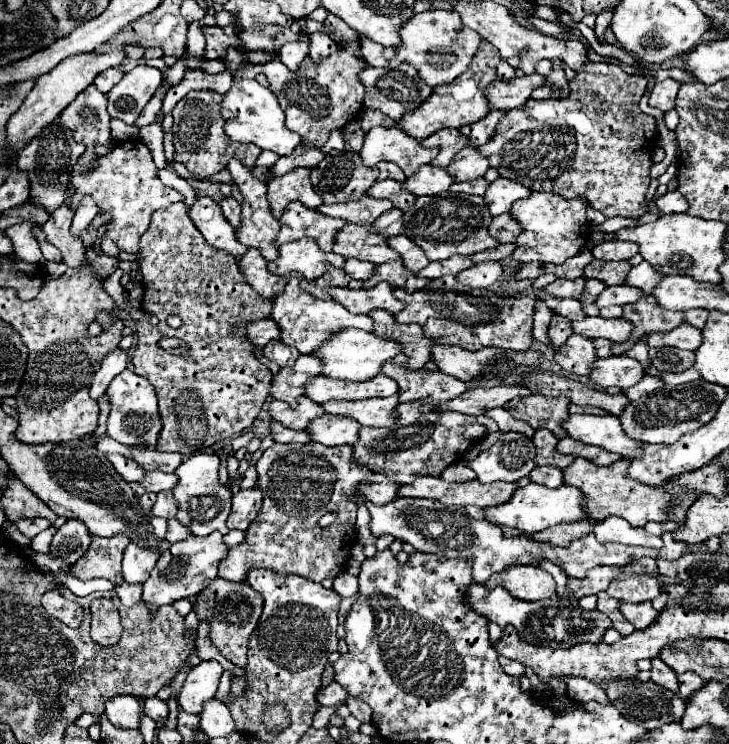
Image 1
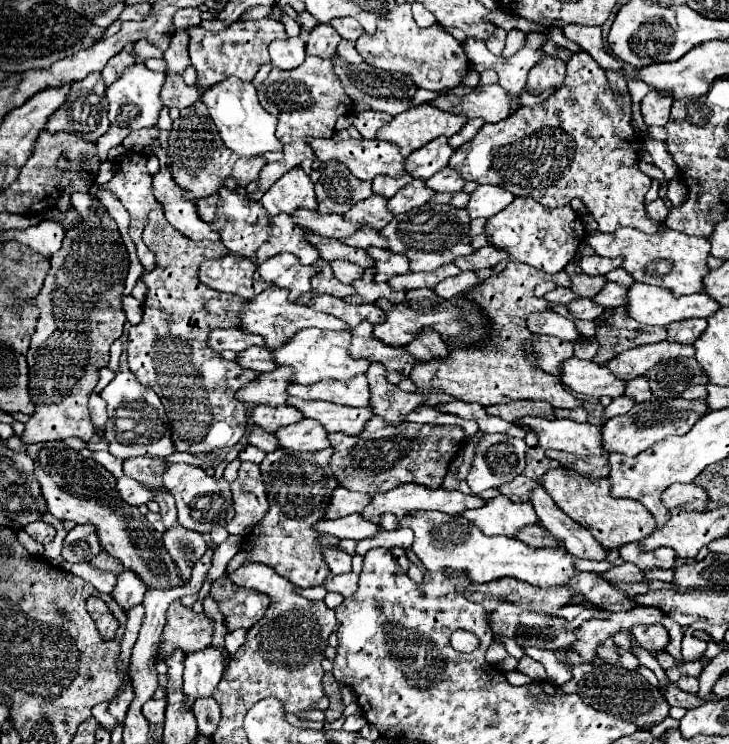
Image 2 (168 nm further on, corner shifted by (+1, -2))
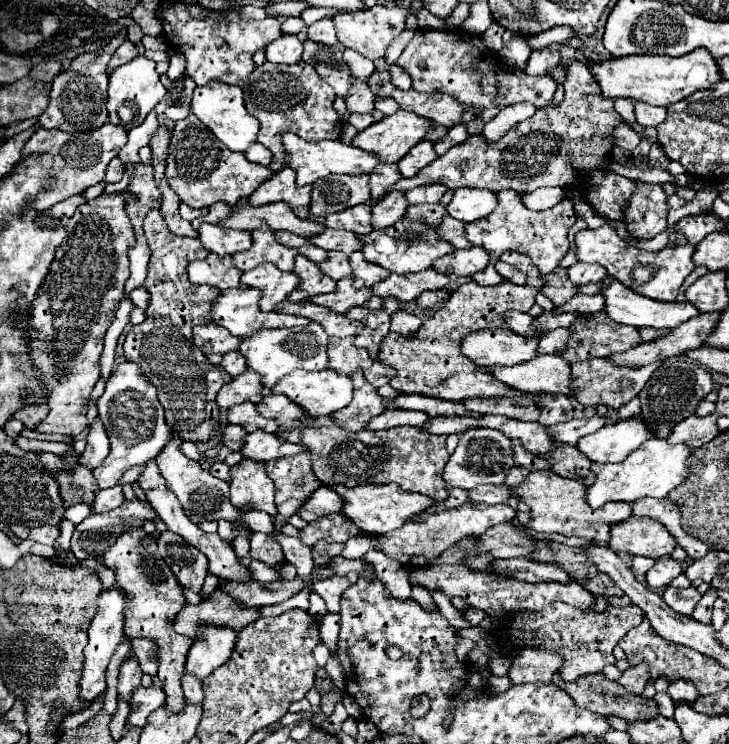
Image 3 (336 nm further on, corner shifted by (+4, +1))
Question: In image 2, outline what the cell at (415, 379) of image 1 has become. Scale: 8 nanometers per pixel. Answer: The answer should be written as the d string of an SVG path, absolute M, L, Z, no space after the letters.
M371 363L365 375L371 391L369 407L373 409L373 415L379 415L389 425L397 425L399 417L411 413L423 401L423 397L417 393L405 393L397 385L389 385L389 381L385 381L385 367L381 363Z

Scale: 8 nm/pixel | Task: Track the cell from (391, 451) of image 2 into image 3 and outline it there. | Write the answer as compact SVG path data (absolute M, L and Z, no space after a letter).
M318 416L306 422L304 428L280 432L280 436L288 442L304 444L310 450L314 474L326 486L344 484L354 488L358 484L396 482L402 490L420 492L438 502L448 498L446 484L442 478L442 470L450 458L446 452L446 434L426 434L422 426L396 426L380 432L350 432L338 426L334 418Z

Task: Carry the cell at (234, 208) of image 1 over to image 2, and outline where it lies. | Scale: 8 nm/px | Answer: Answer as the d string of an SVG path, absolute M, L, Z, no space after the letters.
M217 195L207 197L207 199L201 199L201 201L197 201L195 205L197 205L197 215L199 215L199 219L209 223L211 217L213 217L213 209L215 209L215 205L217 205Z

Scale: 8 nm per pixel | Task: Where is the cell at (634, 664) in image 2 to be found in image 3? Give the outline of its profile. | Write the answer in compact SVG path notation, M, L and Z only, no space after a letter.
M642 664L642 666L630 666L630 668L620 676L618 682L620 682L630 694L642 694L648 680L650 680L650 676L646 674L646 664Z

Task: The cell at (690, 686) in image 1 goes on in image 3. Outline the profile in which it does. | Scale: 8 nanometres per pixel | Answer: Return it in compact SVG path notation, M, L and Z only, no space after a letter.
M684 678L678 682L670 682L668 692L672 696L672 700L686 700L686 702L694 702L698 696L698 690L692 682L686 682Z

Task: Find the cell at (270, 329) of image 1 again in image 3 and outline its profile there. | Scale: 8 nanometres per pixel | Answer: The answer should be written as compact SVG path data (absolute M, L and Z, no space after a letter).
M214 322L194 326L192 340L204 354L216 354L216 352L226 354L238 350L238 342L242 342L242 338L234 338L228 330L222 330L222 326L216 326Z

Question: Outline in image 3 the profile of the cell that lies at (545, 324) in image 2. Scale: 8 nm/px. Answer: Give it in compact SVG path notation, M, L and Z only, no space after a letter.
M510 310L506 316L506 322L508 322L508 328L514 330L516 334L524 334L524 336L534 336L538 334L538 326L534 326L534 318L530 314L524 314L524 312L514 312Z

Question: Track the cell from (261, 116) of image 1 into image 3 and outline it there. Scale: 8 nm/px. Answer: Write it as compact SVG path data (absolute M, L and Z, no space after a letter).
M208 82L204 86L196 86L194 96L192 96L192 112L230 150L246 152L258 140L260 122L254 116L250 116L250 112L246 110L246 106L244 106L244 90L240 86L230 86L226 82L224 84L222 82Z

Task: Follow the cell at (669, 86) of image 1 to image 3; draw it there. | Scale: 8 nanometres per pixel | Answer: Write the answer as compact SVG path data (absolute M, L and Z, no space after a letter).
M636 102L634 112L636 112L636 122L642 126L658 126L666 118L664 106L650 106L646 102Z

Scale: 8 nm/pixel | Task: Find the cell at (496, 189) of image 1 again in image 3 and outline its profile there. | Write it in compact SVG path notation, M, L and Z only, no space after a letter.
M458 188L452 202L448 204L448 214L462 222L474 222L488 216L498 206L498 196L492 190Z

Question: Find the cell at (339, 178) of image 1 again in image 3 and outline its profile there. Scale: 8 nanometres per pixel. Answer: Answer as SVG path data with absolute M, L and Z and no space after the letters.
M334 174L312 184L310 212L324 216L330 212L342 212L356 204L370 200L368 176L342 176Z

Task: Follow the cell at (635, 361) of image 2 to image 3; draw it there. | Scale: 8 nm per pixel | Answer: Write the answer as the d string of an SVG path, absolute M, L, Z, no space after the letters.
M594 358L594 360L586 360L586 362L574 362L572 364L572 394L588 408L596 408L598 404L606 404L610 408L620 408L622 404L626 404L630 398L638 396L640 390L644 388L644 384L648 382L648 378L652 376L652 372L660 366L662 362L652 362L648 366L642 366L638 370L628 370L628 366L614 366L614 362L610 362L610 358Z

